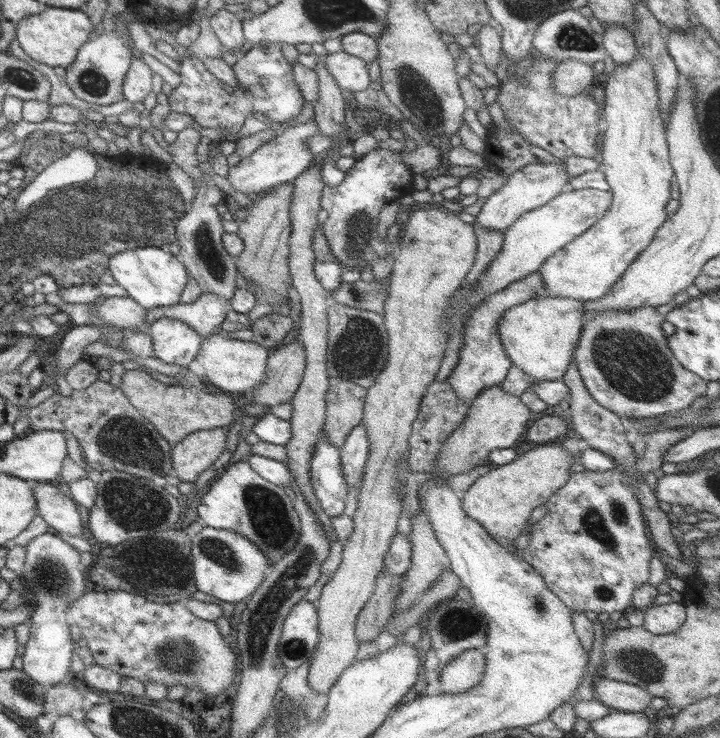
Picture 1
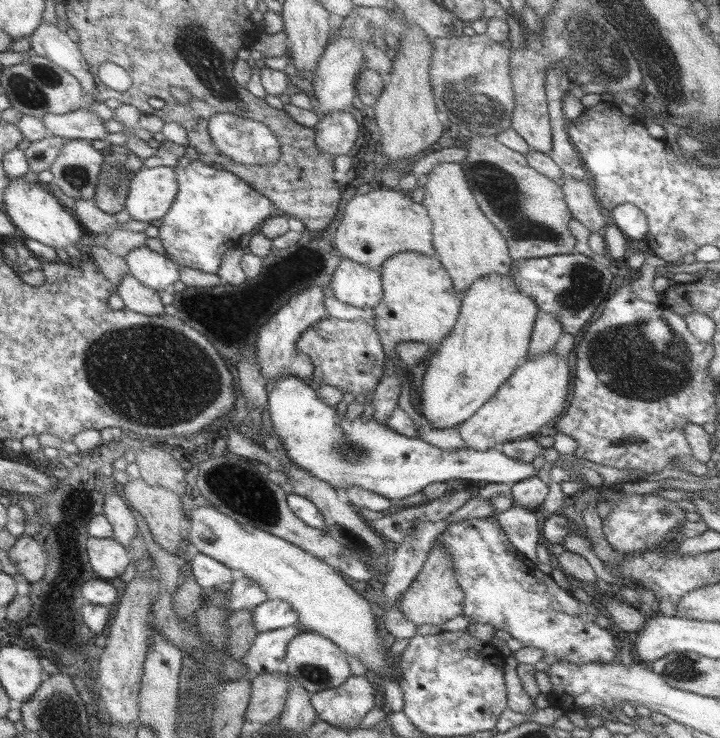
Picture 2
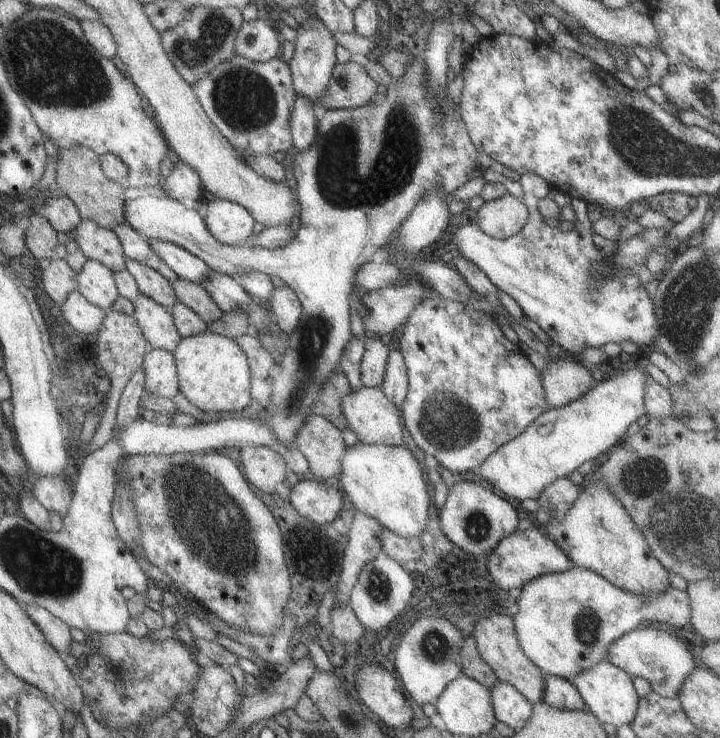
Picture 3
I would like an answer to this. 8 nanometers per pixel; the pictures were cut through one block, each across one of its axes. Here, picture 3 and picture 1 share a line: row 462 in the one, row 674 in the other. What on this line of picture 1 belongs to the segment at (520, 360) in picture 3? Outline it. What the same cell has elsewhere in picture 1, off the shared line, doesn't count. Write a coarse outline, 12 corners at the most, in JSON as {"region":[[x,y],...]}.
{"region":[[484,649],[463,652],[438,669],[442,693],[478,684]]}

